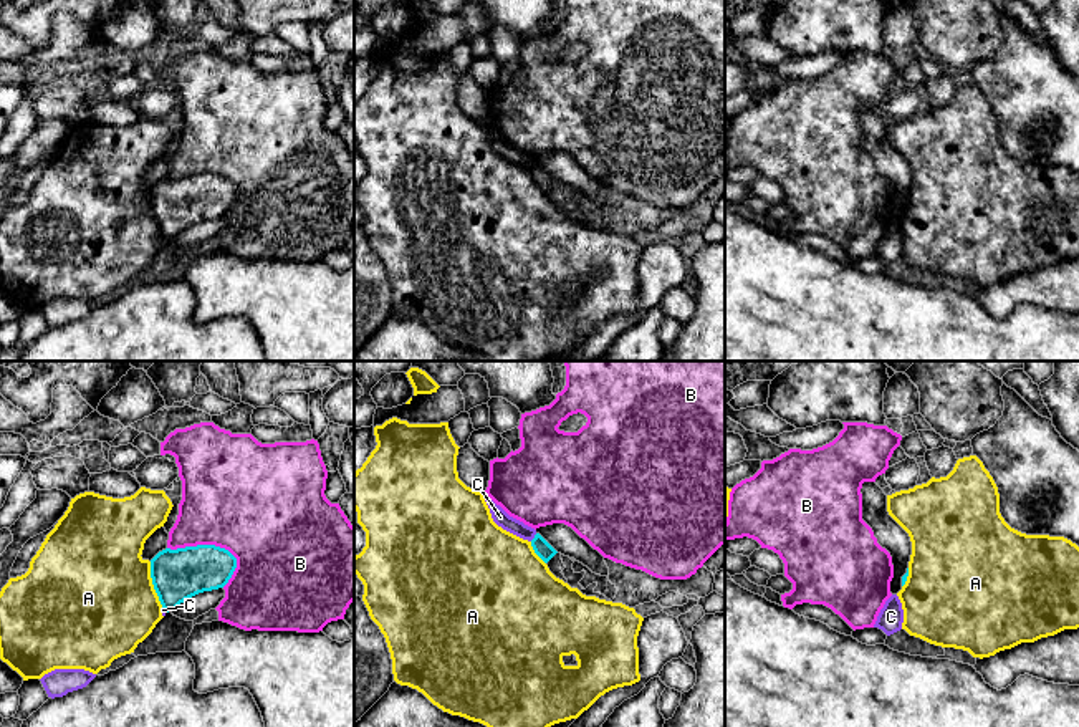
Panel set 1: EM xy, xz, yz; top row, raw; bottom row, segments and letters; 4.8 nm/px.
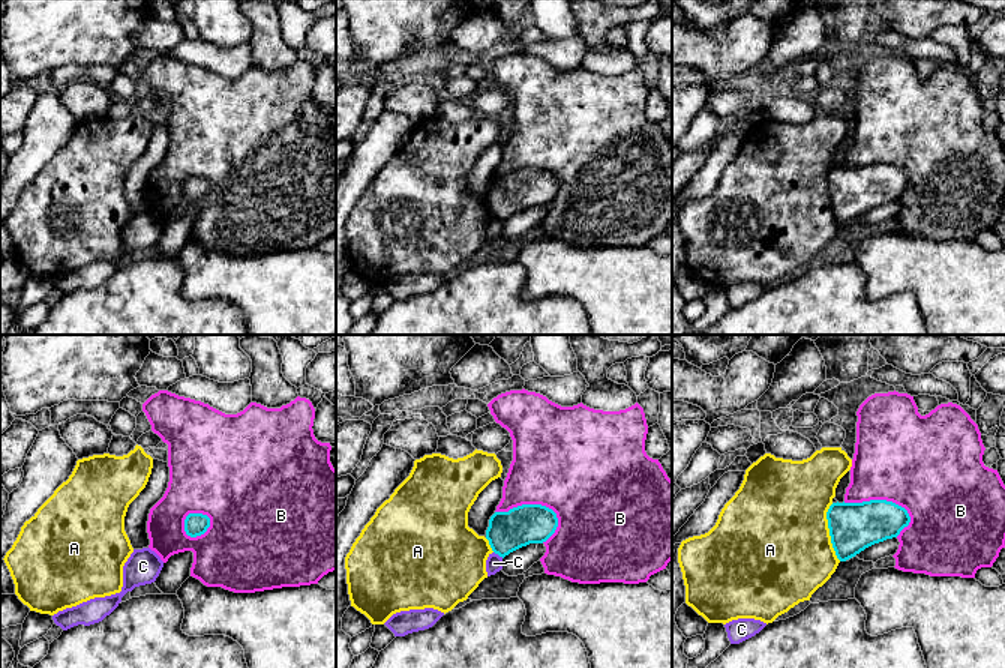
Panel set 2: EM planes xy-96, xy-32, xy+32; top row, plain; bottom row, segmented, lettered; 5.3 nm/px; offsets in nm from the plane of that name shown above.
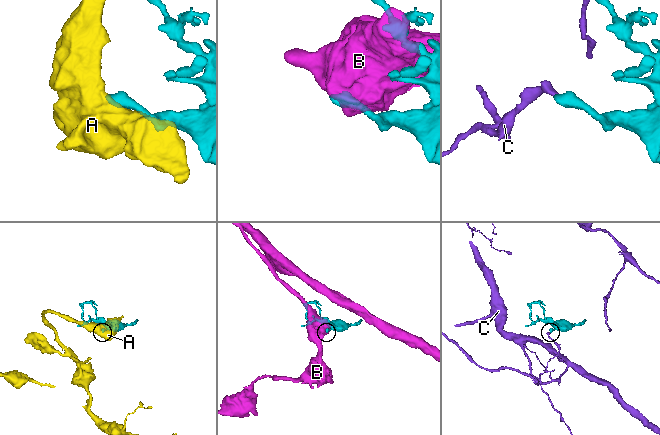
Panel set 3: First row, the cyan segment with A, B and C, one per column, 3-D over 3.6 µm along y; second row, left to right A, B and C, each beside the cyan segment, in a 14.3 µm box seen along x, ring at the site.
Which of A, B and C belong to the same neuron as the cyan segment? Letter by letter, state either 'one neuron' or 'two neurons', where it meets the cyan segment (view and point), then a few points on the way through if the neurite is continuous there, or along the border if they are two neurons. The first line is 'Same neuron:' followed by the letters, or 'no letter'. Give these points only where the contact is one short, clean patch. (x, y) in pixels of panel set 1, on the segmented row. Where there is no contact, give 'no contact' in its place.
Same neuron: no letter
A: two neurons; meets cyan in xy at (153, 583)
B: two neurons; meets cyan in xy at (206, 545)
C: two neurons; meets cyan in xz at (535, 537); border along xz (537, 534), (530, 540)

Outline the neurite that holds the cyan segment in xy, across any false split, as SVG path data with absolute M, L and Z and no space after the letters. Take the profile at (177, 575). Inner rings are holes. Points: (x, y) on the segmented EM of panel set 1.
M215 545L159 551L151 560L151 578L164 611L185 599L223 588L237 568L237 558Z

